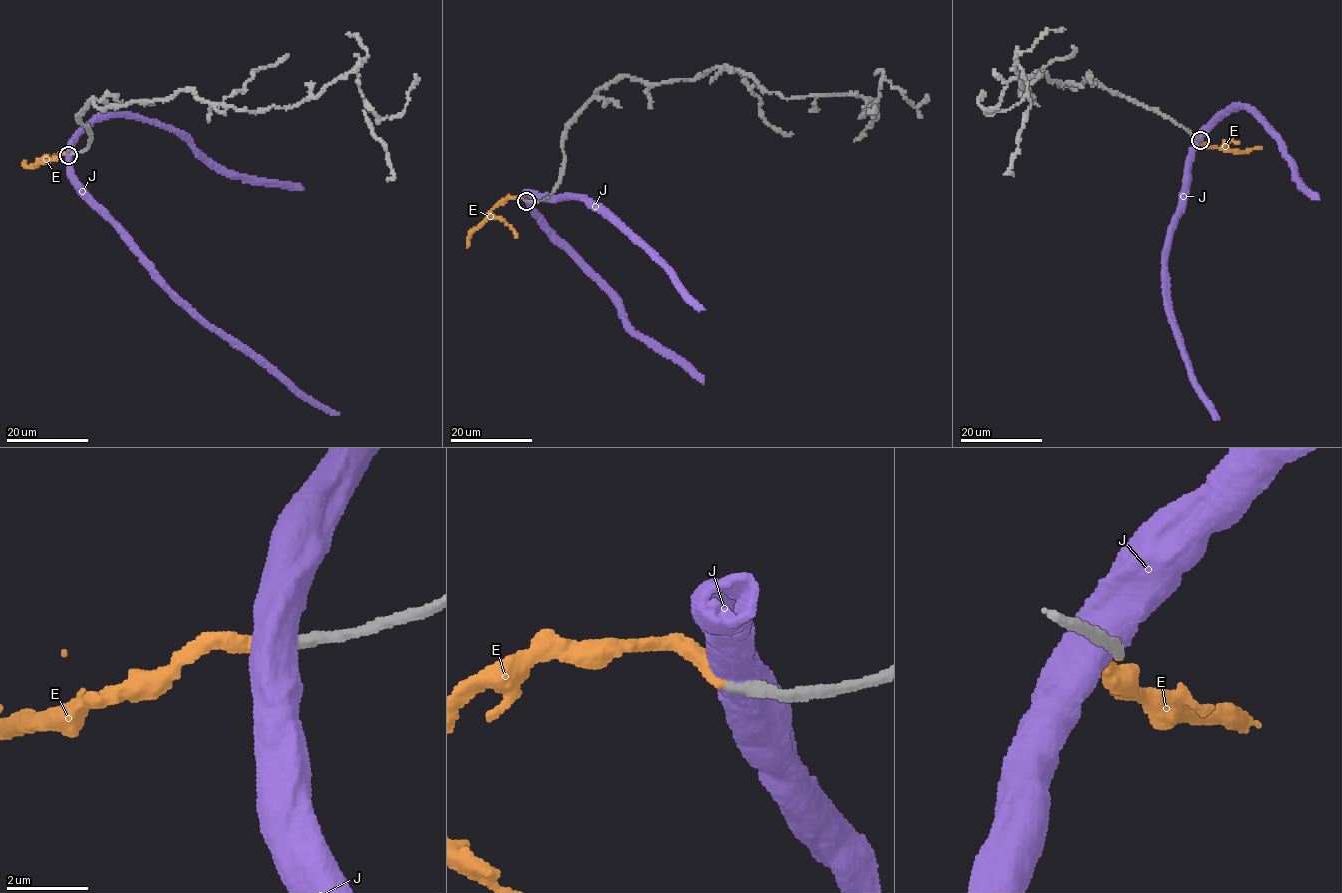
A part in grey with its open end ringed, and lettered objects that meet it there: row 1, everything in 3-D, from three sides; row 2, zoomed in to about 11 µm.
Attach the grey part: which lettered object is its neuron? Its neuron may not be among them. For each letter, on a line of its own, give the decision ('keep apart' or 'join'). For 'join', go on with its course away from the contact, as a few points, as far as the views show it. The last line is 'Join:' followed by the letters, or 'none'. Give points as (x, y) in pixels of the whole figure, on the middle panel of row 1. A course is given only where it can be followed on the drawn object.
E: join; course (527, 200), (518, 197), (503, 199), (471, 233), (466, 247)
J: keep apart
Join: E

